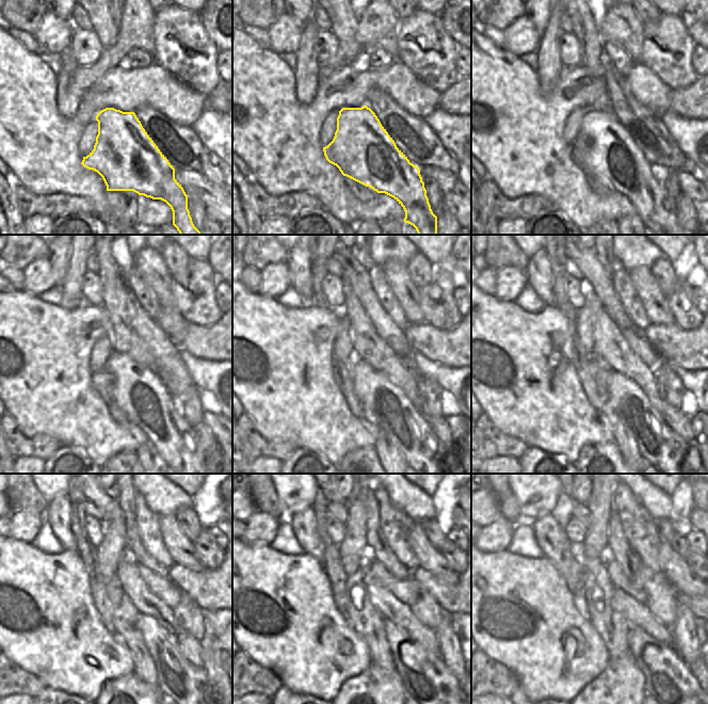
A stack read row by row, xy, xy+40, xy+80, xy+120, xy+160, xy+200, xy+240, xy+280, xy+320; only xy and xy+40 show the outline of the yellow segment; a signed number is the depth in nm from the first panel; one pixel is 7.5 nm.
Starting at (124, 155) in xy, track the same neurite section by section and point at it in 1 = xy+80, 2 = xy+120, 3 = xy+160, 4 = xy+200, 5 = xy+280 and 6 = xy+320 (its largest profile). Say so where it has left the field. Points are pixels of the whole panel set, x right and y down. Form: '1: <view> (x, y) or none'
1: xy+80 (604, 147)
2: xy+120 (146, 402)
3: xy+160 (386, 405)
4: xy+200 (660, 447)
5: xy+280 (425, 677)
6: xy+320 (666, 677)

